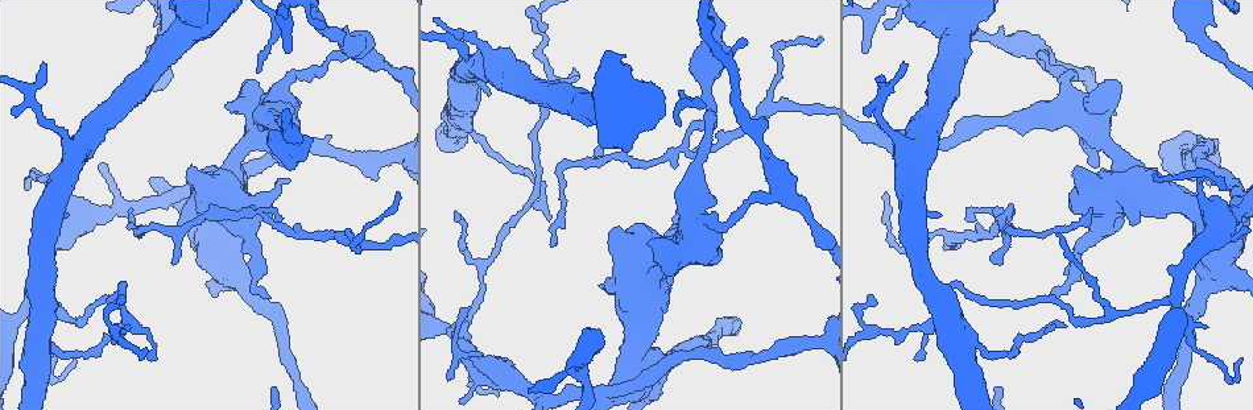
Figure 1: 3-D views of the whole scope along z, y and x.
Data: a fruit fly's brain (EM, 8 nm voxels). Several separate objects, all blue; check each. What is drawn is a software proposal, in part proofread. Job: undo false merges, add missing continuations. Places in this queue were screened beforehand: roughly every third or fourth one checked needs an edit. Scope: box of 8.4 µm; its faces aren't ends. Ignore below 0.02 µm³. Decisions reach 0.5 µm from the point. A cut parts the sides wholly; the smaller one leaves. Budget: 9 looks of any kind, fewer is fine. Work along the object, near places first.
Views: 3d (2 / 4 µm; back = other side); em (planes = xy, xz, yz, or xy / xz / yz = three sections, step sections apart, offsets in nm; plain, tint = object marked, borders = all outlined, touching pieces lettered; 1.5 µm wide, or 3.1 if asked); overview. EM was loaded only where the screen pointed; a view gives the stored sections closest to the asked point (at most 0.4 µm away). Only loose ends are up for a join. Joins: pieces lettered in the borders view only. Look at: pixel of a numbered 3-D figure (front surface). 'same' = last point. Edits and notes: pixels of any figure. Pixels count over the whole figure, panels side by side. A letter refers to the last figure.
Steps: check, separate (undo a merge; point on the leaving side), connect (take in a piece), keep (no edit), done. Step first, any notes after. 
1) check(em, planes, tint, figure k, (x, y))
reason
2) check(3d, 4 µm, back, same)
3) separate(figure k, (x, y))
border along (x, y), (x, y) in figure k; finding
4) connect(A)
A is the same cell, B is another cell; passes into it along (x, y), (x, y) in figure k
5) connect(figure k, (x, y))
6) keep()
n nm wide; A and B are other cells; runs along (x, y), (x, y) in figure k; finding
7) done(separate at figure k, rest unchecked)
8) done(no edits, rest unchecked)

check(em, planes, tint, figure 1, (1092, 209))
tapers out

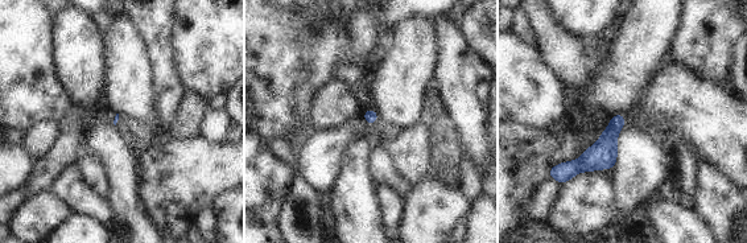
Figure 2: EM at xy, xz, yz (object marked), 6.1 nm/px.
check(em, planes, borders, same)
what lies round it

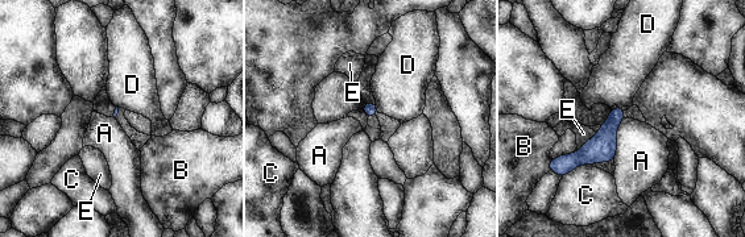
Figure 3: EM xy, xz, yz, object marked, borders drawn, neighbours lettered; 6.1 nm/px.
keep()
A, B, C, D and E are other cells; runs along (621, 112), (586, 156), (565, 159) in figure 3; no lettered piece goes on from it

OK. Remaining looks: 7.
check(em, xy, step 8, tint, figure 1, (869, 298))
thin end

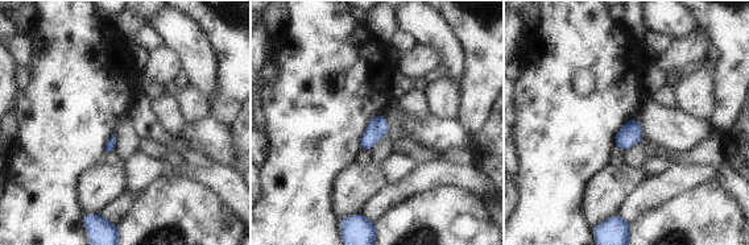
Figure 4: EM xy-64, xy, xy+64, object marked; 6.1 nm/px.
check(em, xy, step 8, borders, same)
see the neighbours

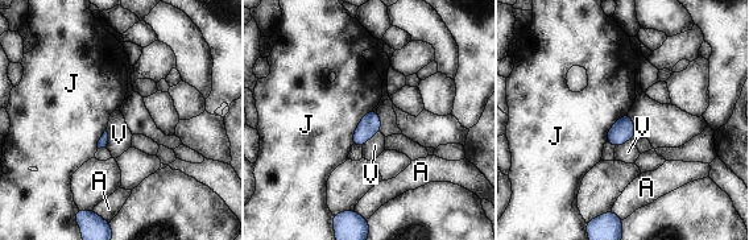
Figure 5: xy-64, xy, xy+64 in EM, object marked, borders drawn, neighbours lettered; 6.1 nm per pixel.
keep()
A, J and V are other cells; border along (634, 136), (615, 148) in figure 5; no lettered piece goes on from it

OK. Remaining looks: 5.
check(em, planes, borders, figure 1, (901, 64))
thin end

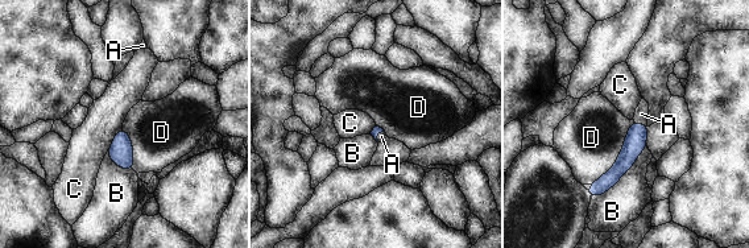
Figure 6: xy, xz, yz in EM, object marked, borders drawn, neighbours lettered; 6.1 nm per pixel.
connect(A)
A is the same cell, B, C and D are other cells; it goes on there

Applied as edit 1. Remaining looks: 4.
check(overview)

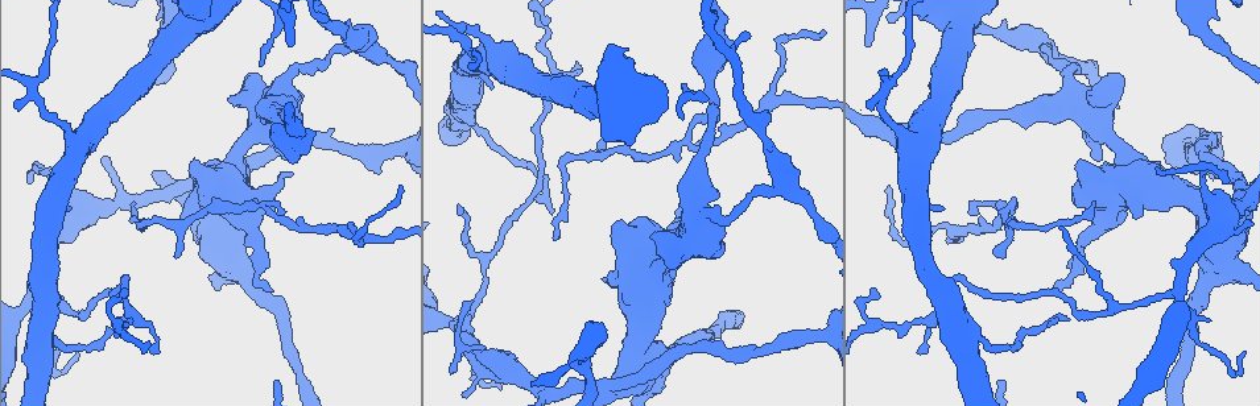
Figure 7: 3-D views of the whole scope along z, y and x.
check(3d, 2 µm, figure 7, (1039, 41))
three arms meet

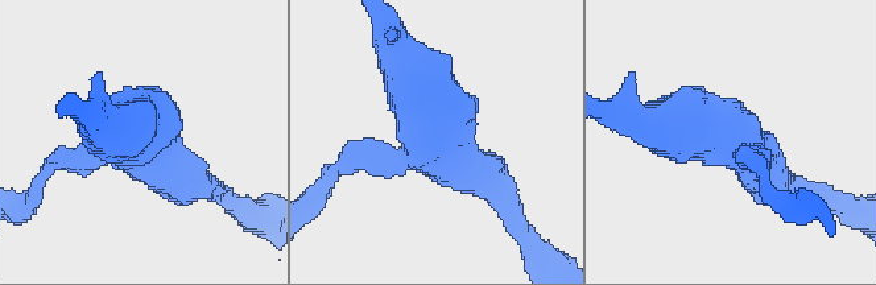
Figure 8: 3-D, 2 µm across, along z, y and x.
check(em, xy, step 4, tint, figure 8, (423, 142))
3 arms; now the EM

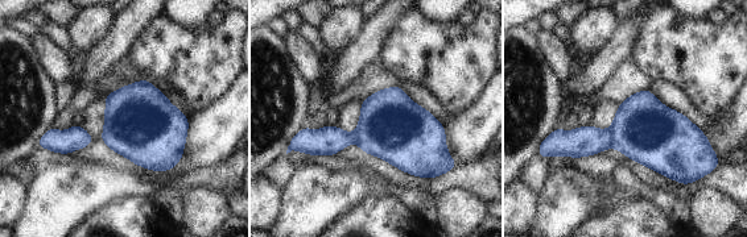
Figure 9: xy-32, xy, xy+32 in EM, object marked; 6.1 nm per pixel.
check(em, yz, step 4, borders, same)

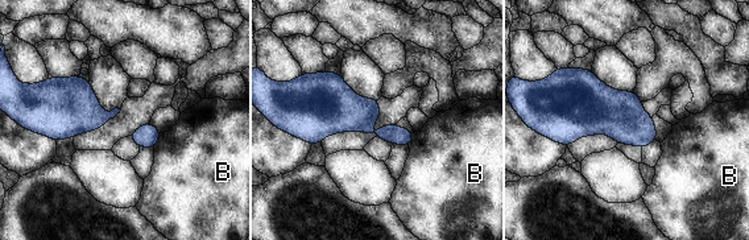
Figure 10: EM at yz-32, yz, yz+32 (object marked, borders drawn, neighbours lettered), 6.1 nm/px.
separate(figure 10, (384, 133))
B touches over 100 nm; B is another cell; border along (396, 125), (389, 136), (389, 141) in figure 10; a second neuron is stuck on

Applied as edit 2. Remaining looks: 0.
done(connect at figure 6, separate at figure 10, rest unchecked)

